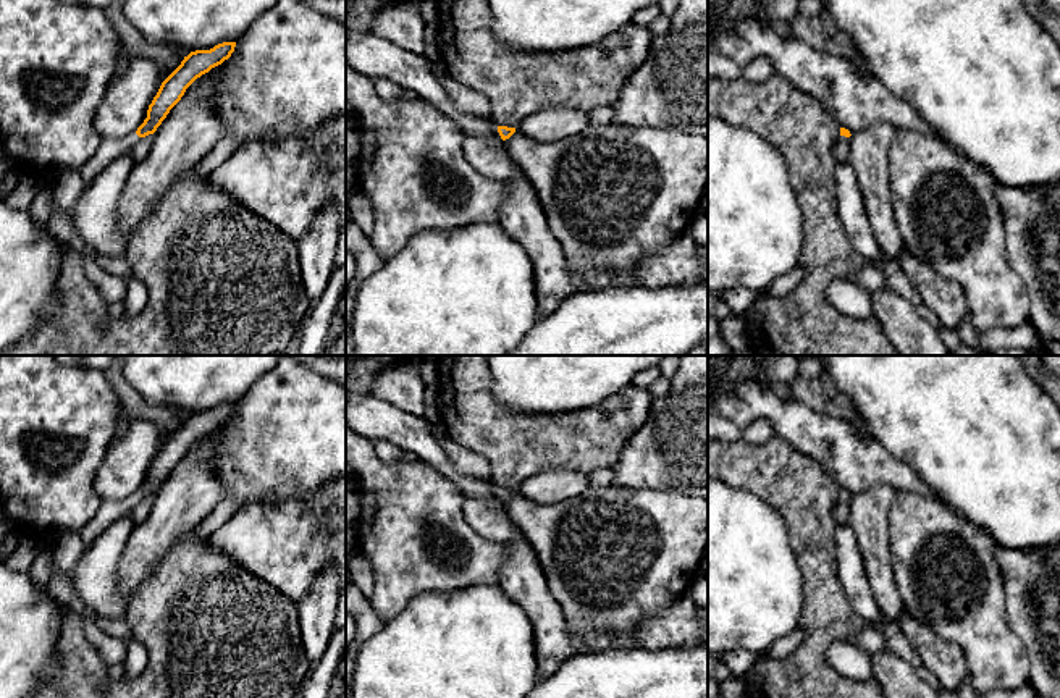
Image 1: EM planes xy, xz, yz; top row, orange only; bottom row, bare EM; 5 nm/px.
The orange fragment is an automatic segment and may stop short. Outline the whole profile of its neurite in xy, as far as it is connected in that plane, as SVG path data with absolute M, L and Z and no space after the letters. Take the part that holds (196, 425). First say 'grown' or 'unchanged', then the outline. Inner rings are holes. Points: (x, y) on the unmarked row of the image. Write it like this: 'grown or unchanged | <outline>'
grown | M223 404L210 412L191 414L181 427L162 444L147 472L147 480L137 493L121 501L102 501L99 512L82 528L84 546L89 546L108 525L129 511L139 499L154 496L170 472L181 462L186 451L202 436L221 427L234 414L236 404Z

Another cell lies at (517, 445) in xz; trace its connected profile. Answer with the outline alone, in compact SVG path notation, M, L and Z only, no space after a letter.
M443 355L436 383L440 422L462 448L485 457L496 488L517 490L527 478L554 470L590 473L612 469L627 441L646 423L656 401L648 388L629 385L606 401L569 412L514 412L491 394L486 355Z

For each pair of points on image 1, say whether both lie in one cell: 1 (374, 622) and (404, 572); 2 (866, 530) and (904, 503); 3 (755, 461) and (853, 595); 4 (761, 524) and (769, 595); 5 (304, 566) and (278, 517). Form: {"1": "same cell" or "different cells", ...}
{"1": "different cells", "2": "different cells", "3": "different cells", "4": "same cell", "5": "same cell"}

